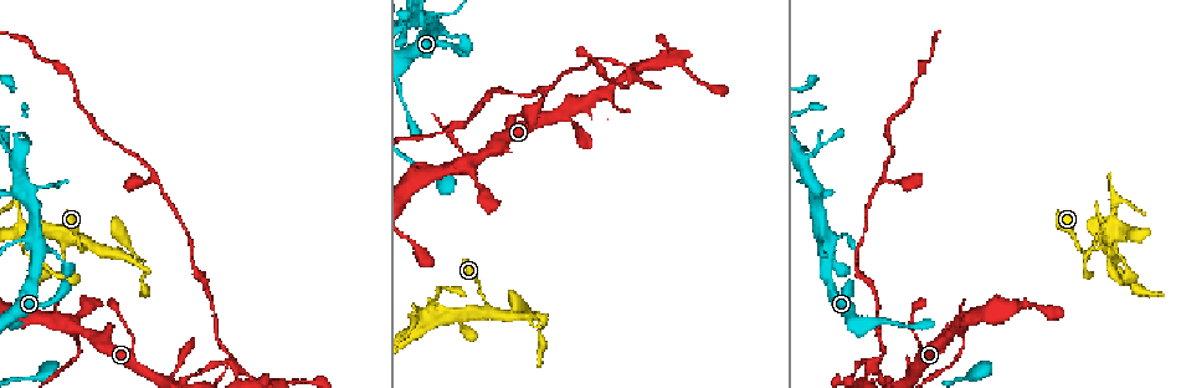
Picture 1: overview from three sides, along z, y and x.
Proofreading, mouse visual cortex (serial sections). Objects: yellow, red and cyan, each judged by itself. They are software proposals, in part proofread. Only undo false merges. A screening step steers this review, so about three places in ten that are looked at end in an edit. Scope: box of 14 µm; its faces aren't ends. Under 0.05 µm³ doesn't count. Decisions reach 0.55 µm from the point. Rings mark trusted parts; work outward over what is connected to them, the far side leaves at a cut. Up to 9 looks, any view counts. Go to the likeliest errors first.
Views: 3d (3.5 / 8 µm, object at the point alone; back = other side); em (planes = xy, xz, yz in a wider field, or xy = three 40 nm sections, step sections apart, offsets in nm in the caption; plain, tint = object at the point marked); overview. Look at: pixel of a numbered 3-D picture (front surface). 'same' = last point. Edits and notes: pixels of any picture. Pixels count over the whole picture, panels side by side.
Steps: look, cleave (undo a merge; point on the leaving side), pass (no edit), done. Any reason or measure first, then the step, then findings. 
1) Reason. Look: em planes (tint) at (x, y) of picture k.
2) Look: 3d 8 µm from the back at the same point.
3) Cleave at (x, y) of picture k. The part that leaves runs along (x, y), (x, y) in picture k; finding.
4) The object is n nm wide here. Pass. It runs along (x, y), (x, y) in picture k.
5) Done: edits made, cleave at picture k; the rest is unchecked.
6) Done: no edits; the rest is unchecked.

A narrow waist. Look: 3d 8 µm at (76, 343) of picture 1.

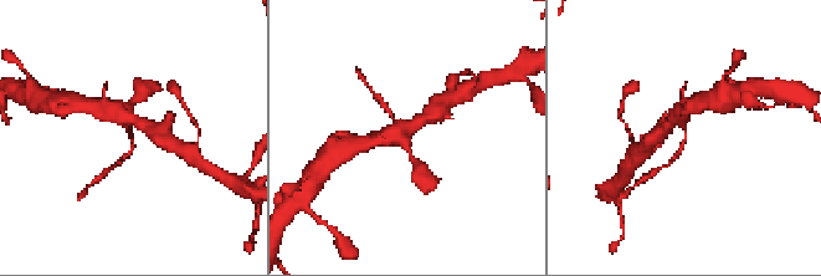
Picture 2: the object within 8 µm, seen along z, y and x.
The arms are 100, 350 nm wide; shape alone is not enough. Look: em xy step 3 (tint) at (133, 138) of picture 2.

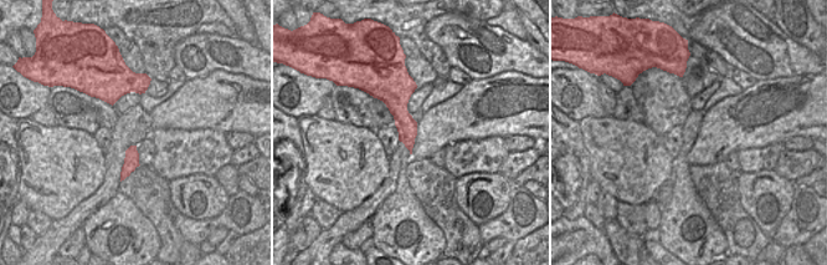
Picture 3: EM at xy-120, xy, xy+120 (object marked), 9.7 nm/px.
The object is 200 nm wide here. Pass. It runs along (138, 123), (127, 118), (132, 149), (117, 164) in picture 2; all the same cell.

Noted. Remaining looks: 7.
Abrupt turn. Look: 3d 3.5 µm at (235, 368) of picture 1.

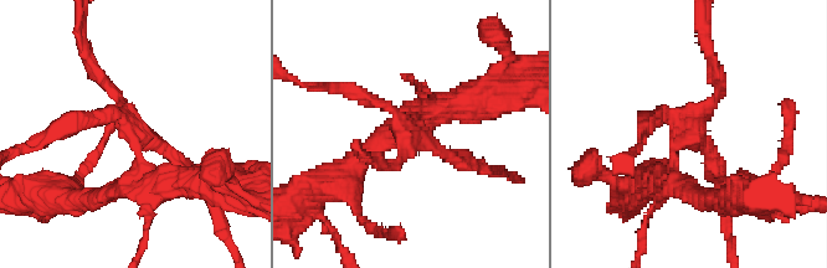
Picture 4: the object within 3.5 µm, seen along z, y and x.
Shape alone is not enough. Look: em xy step 1 (tint) at (681, 131) of picture 4.

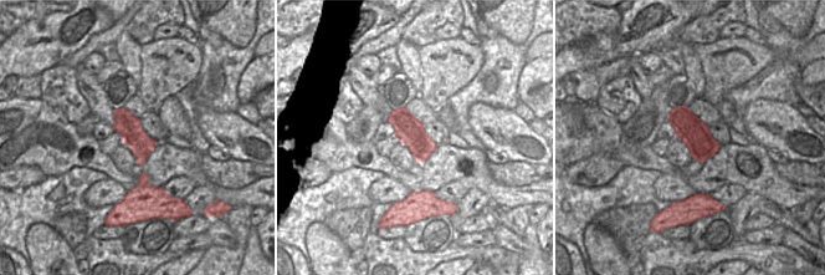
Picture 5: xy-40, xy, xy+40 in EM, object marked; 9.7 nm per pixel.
Look: em xy step 5 (tint) at the same point.

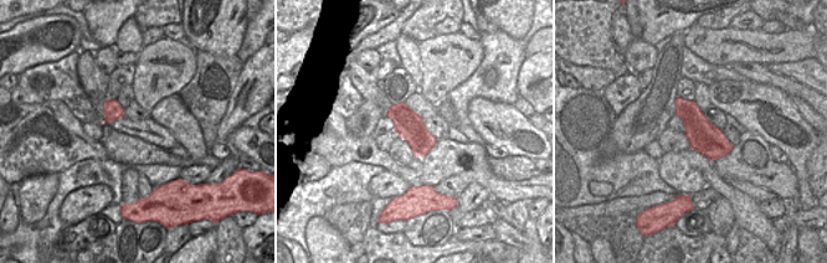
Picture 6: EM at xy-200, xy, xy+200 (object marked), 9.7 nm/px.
The arms are 150, 200, 200, 300 nm wide. Cleave at (385, 104) of picture 4. The part that leaves runs along (677, 144), (722, 87), (709, 52) in picture 4; a second cell is stuck on.

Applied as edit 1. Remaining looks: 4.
Look: overview.

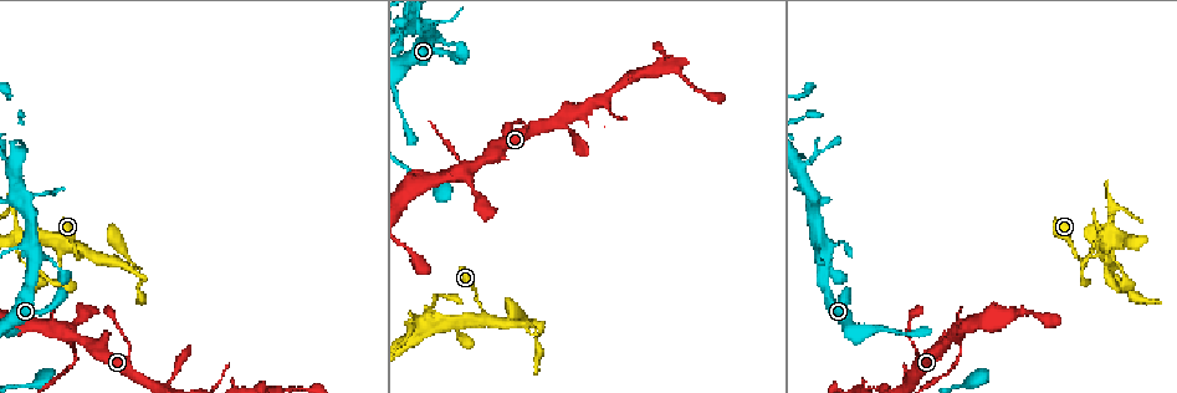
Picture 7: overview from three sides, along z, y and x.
Calibre changes. Look: 3d 3.5 µm from the back at (827, 257) of picture 7.

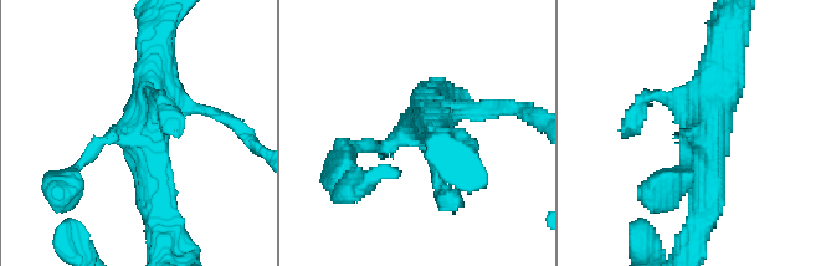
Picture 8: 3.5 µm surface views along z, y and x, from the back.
Look: em xy step 3 (tint) at (395, 145) of picture 8.

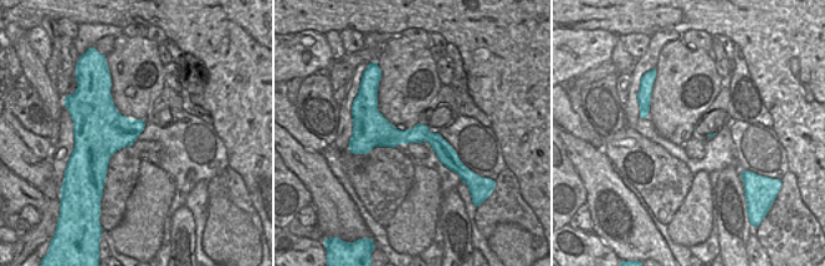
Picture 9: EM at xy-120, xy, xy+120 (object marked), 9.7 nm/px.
Pass. It runs along (708, 192), (708, 114), (727, 31) in picture 8; continuous, no second cell.

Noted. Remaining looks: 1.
Done: edits made, cleave at picture 4; the rest is unchecked.

